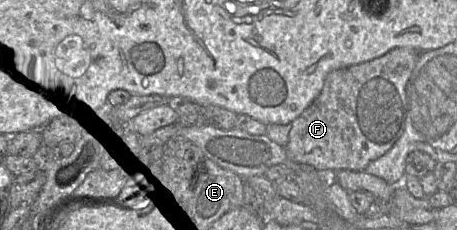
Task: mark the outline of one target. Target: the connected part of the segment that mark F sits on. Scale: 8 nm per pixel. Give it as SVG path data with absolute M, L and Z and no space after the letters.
M398 47L373 60L330 72L324 80L323 88L318 97L291 123L289 142L285 146L288 159L301 166L310 166L318 171L365 171L370 162L384 155L394 145L405 129L408 112L407 84L421 52L424 51L418 51L410 47Z

